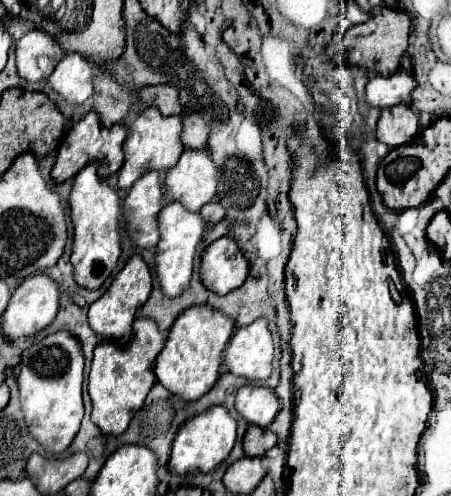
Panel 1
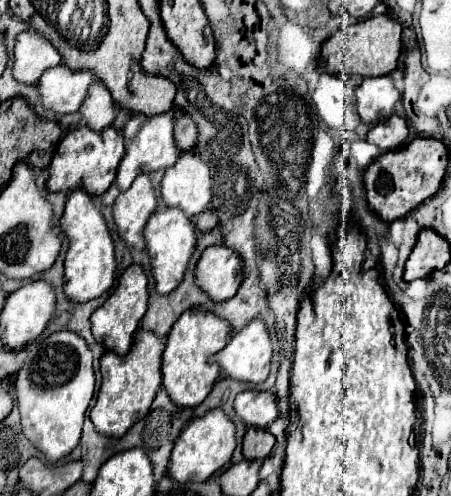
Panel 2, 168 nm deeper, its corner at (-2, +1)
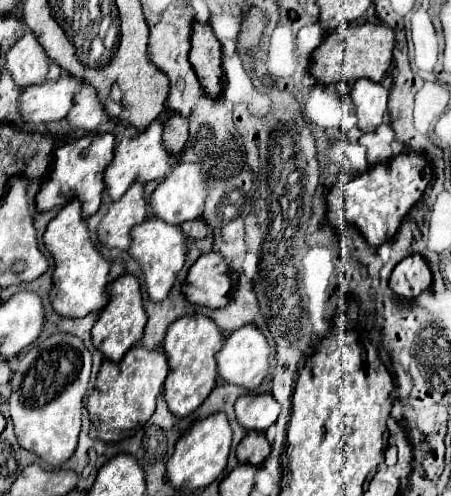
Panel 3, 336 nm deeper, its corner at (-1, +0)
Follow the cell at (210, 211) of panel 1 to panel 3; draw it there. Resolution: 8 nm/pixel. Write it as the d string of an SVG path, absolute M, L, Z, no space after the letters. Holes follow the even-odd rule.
M201 217L183 223L181 229L183 229L183 233L187 233L189 239L203 239L203 237L207 237L207 233L209 233L209 227L207 227L207 223L205 223Z

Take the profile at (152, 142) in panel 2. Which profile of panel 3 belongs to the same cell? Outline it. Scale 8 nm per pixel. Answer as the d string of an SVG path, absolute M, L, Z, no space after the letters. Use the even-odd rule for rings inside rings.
M153 121L145 131L137 131L135 127L129 125L125 129L121 141L115 147L115 157L109 165L109 169L105 169L107 193L115 201L129 189L131 183L135 183L135 181L147 183L153 179L163 179L169 171L171 171L171 155L163 145L163 123Z

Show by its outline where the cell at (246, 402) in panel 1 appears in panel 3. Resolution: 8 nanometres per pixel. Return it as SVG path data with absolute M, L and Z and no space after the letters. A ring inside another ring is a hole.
M267 393L263 395L241 395L235 401L235 415L239 425L245 429L265 431L277 421L281 405Z

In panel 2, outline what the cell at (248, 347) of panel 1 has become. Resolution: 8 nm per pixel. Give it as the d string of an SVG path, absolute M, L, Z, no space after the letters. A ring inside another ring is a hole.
M254 318L236 332L224 350L216 354L216 362L224 376L242 382L264 382L270 374L272 342L262 318Z

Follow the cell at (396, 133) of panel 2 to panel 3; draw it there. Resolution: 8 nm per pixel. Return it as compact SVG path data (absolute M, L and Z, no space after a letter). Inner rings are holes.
M379 125L375 131L371 131L359 139L359 143L363 147L367 147L367 159L371 165L391 159L393 141L395 141L395 131L391 129L391 125Z

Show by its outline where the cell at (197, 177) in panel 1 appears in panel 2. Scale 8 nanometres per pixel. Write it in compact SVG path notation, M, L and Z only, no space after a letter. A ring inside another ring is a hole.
M184 152L178 162L166 170L160 186L168 208L180 208L186 216L204 212L212 198L210 168L196 154Z

